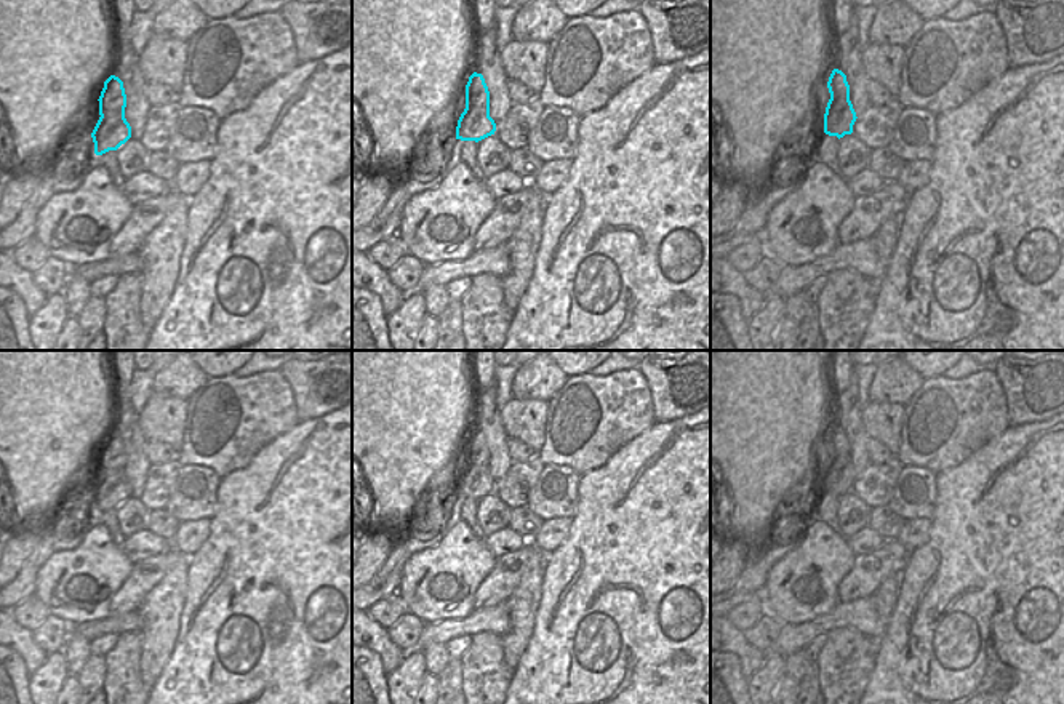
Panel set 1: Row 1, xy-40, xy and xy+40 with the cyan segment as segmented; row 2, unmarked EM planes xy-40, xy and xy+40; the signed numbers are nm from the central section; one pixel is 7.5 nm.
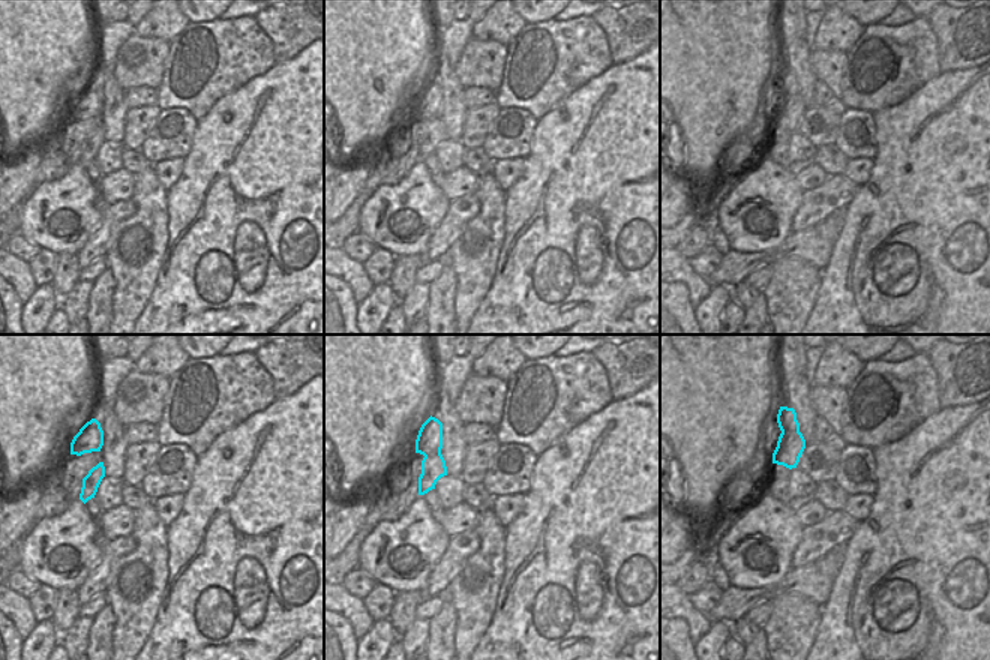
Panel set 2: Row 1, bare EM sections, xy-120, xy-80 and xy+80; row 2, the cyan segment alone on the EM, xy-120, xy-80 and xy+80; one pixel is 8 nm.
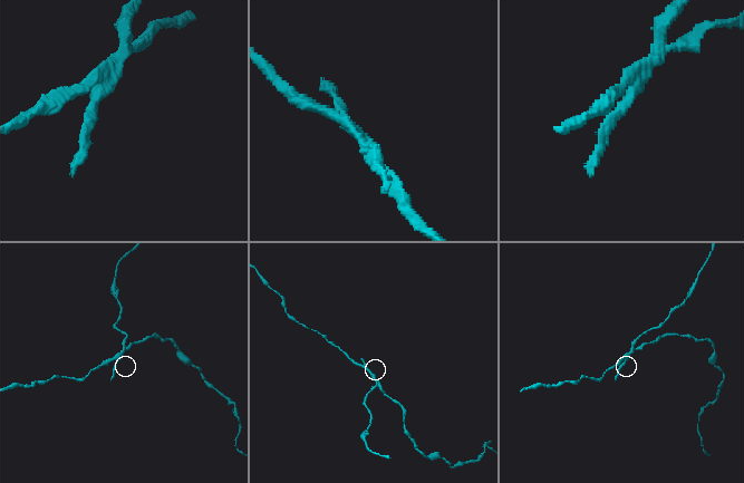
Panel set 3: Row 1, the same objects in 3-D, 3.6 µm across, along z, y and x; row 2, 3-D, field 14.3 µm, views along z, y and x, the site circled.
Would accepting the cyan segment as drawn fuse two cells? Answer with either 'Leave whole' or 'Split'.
Split.

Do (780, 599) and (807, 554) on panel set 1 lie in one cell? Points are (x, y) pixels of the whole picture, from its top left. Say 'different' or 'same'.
same

